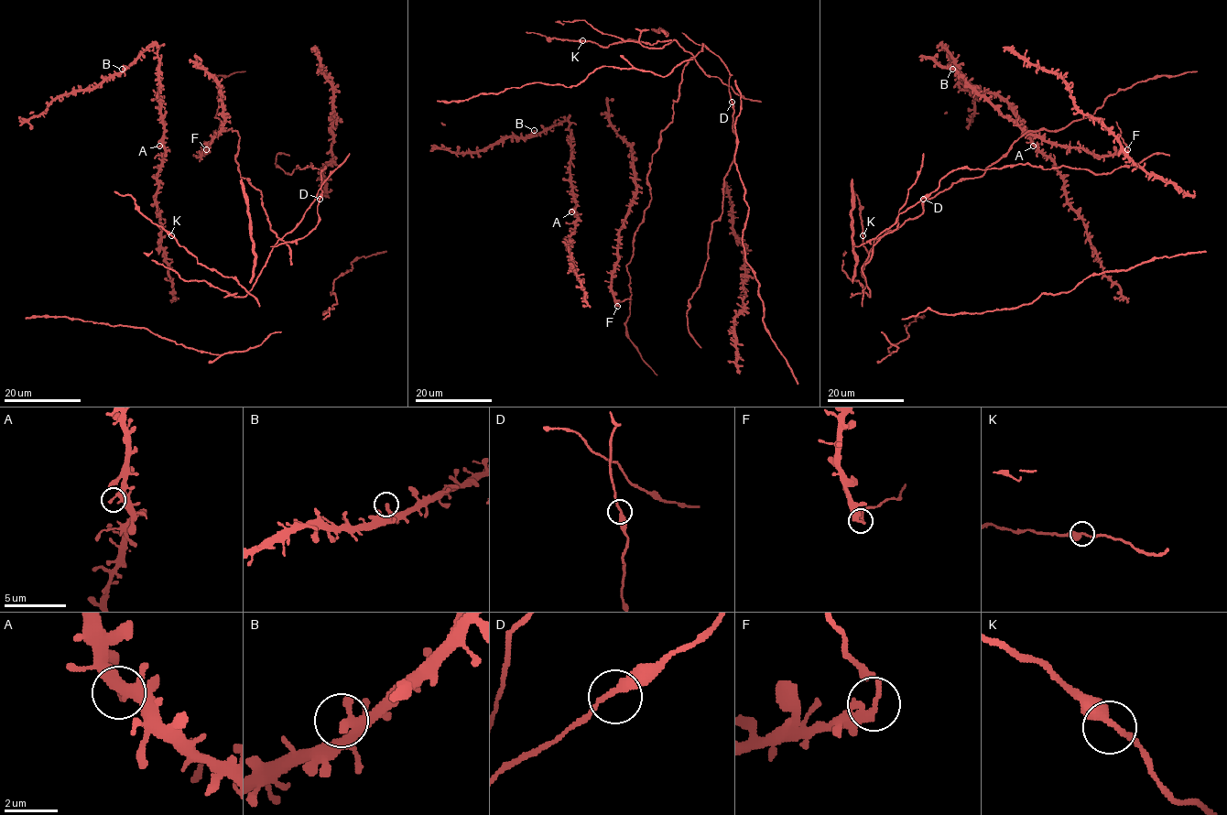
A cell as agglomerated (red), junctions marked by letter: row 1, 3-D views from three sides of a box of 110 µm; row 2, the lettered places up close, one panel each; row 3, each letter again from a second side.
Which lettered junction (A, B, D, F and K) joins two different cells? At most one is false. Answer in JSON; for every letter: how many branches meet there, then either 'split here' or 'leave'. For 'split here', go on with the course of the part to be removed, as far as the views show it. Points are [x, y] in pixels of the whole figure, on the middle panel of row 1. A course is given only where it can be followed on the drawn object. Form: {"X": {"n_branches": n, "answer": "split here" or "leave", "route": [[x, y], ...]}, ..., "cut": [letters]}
{"A": {"n_branches": 2, "answer": "leave"}, "B": {"n_branches": 2, "answer": "leave"}, "D": {"n_branches": 2, "answer": "leave"}, "F": {"n_branches": 2, "answer": "split here", "route": [[618, 305], [629, 298], [631, 294]]}, "K": {"n_branches": 2, "answer": "leave"}, "cut": ["F"]}

